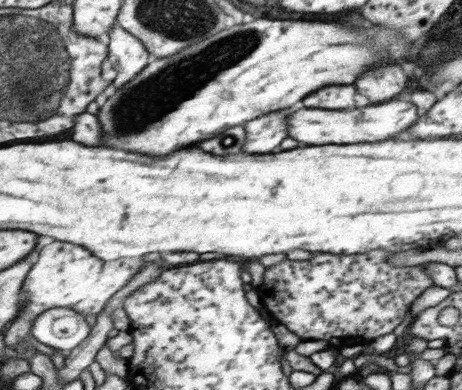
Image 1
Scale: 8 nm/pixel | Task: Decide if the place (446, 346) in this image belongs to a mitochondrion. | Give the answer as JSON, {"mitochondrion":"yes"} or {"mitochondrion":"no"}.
{"mitochondrion":"no"}

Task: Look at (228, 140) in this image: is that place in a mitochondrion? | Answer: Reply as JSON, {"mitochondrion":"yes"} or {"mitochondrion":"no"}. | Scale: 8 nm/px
{"mitochondrion":"yes"}

